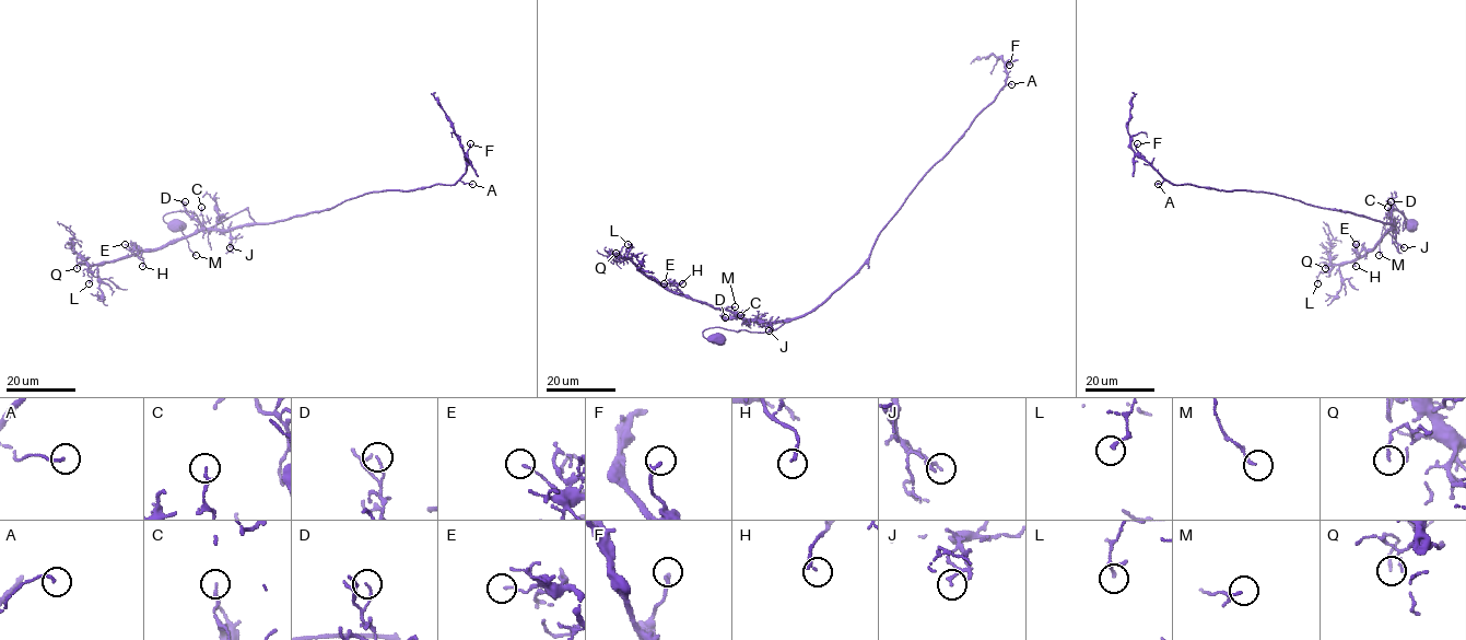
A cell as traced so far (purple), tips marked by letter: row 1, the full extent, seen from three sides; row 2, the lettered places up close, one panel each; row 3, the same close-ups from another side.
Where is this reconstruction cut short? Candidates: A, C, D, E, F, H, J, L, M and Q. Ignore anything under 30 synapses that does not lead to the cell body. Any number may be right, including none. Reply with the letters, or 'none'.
none

